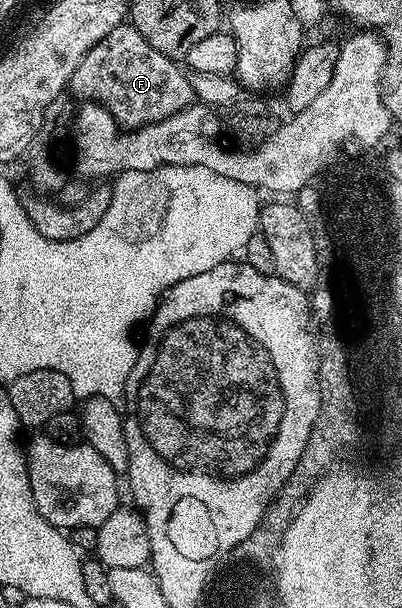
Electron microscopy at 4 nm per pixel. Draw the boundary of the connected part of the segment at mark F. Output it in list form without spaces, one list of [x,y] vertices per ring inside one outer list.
[[[130,23],[114,27],[106,39],[102,39],[78,63],[74,75],[68,81],[67,92],[77,102],[95,101],[104,105],[110,115],[125,130],[140,129],[144,125],[153,125],[187,105],[193,104],[194,96],[187,72],[179,69],[173,58],[154,51],[146,39]]]

